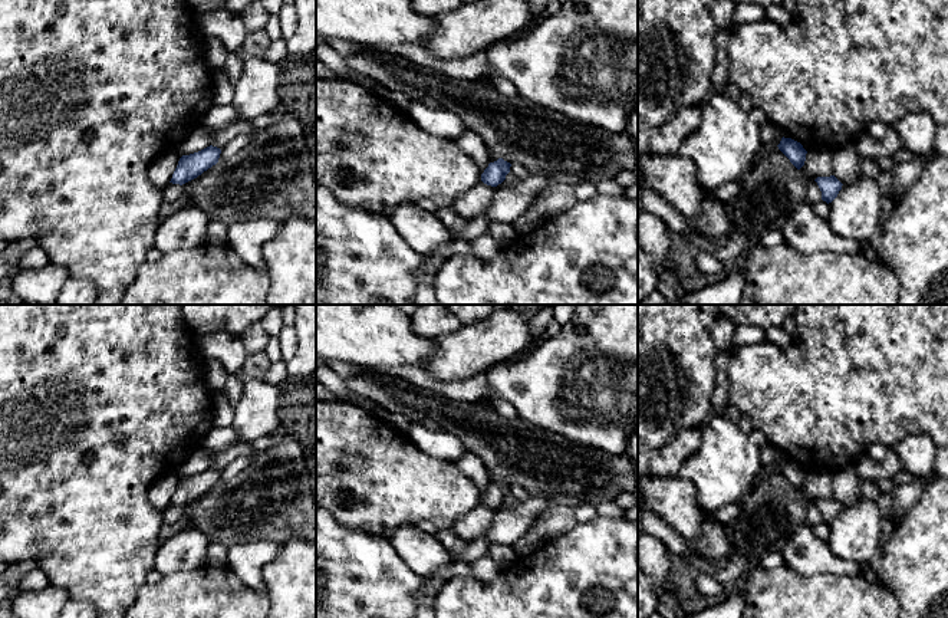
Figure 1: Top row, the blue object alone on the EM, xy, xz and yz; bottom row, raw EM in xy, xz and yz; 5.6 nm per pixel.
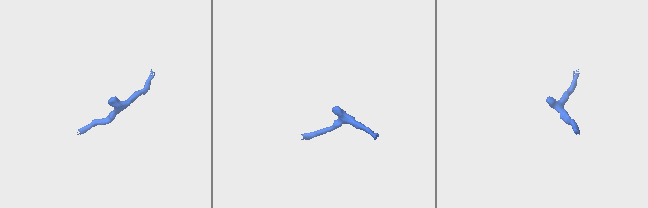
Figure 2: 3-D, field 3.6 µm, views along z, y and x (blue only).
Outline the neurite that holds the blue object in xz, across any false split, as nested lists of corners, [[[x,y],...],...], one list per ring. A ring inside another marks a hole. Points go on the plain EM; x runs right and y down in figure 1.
[[[498,480],[497,483],[488,486],[481,496],[481,503],[487,507],[497,509],[506,502],[506,497],[510,494],[510,489],[510,484]]]

